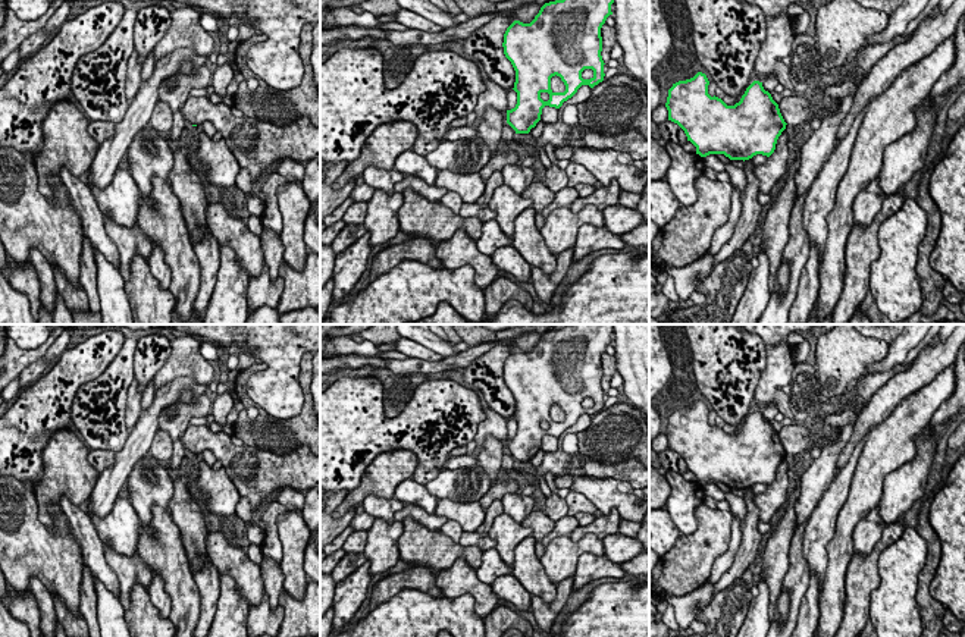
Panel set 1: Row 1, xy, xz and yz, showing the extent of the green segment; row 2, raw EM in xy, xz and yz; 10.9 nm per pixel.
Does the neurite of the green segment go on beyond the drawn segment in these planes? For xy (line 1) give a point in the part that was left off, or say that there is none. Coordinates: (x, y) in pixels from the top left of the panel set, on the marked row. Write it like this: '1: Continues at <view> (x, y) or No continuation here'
1: No continuation here

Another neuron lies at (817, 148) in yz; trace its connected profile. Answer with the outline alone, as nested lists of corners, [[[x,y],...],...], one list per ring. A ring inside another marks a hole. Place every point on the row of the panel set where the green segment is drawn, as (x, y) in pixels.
[[[853,94],[843,97],[839,109],[824,117],[820,128],[812,131],[811,136],[803,142],[800,148],[800,166],[795,176],[796,198],[805,192],[808,194],[823,164],[830,159],[836,147],[839,126],[849,114],[853,97]]]

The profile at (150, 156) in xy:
[[[147,123],[135,134],[128,147],[126,159],[129,161],[128,170],[141,195],[154,208],[157,204],[150,197],[153,192],[151,181],[160,178],[169,182],[169,173],[173,167],[170,142],[162,132]]]

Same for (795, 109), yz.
[[[896,35],[892,41],[886,44],[867,46],[861,50],[858,57],[842,68],[834,68],[821,72],[817,87],[812,94],[800,97],[793,94],[792,97],[784,97],[778,103],[780,113],[787,125],[799,125],[814,117],[824,119],[839,109],[842,98],[833,98],[825,94],[825,90],[836,87],[837,82],[846,76],[864,76],[871,72],[872,66],[881,60],[894,46],[905,43],[911,35]]]

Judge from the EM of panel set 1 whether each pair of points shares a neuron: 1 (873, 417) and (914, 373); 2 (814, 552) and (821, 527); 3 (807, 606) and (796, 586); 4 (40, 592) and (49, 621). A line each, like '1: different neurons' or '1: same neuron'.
1: same neuron
2: same neuron
3: different neurons
4: same neuron

